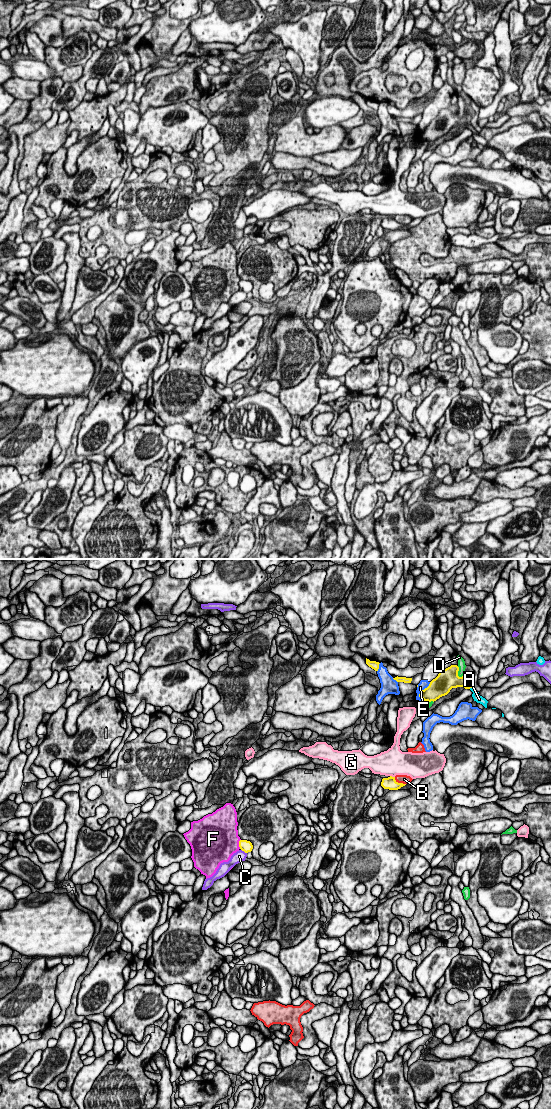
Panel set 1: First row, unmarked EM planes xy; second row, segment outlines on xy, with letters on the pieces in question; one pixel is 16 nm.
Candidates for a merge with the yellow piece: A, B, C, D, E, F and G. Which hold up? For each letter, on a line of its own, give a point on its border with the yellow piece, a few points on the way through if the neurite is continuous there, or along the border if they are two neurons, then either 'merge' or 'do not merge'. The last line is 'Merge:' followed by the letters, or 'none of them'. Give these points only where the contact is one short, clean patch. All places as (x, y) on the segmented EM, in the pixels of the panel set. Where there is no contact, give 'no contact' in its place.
A: meets yellow in xy at (470, 687); runs through xy (456, 681), (460, 681), (470, 687), (479, 699); merge
B: meets yellow in xy at (399, 783); do not merge
C: meets yellow in xy at (244, 851); do not merge
D: meets yellow in xy at (457, 672); do not merge
E: meets yellow in xy at (422, 690); do not merge
F: meets yellow in xy at (239, 844); do not merge
G: meets yellow in xy at (391, 776); do not merge
Merge: A

